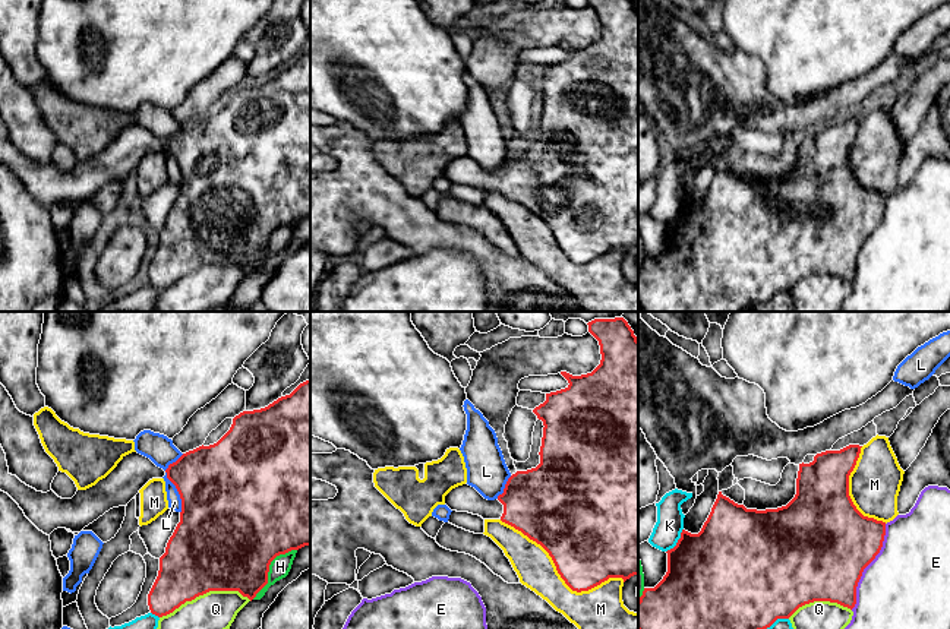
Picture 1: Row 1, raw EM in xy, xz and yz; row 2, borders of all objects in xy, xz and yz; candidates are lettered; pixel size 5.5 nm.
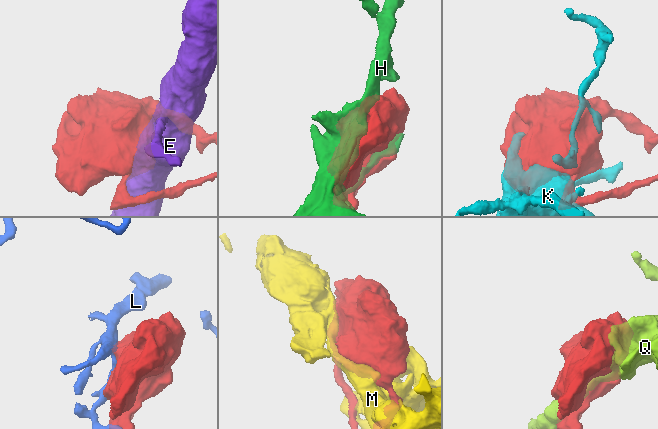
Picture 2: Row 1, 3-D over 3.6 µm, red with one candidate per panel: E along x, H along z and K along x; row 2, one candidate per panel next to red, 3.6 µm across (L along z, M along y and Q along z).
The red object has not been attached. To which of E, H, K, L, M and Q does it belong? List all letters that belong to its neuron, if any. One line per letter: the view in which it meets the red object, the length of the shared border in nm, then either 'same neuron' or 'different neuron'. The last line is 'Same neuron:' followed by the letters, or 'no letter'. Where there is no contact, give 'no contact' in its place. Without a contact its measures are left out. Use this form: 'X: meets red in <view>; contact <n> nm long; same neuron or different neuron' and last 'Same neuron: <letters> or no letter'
E: meets red in yz; contact 500 nm long; different neuron
H: meets red in xy; contact 380 nm long; different neuron
K: meets red in yz; contact 160 nm long; different neuron
L: meets red in xy; contact 320 nm long; different neuron
M: meets red in xz; contact 750 nm long; different neuron
Q: meets red in xy; contact 500 nm long; different neuron
Same neuron: no letter

